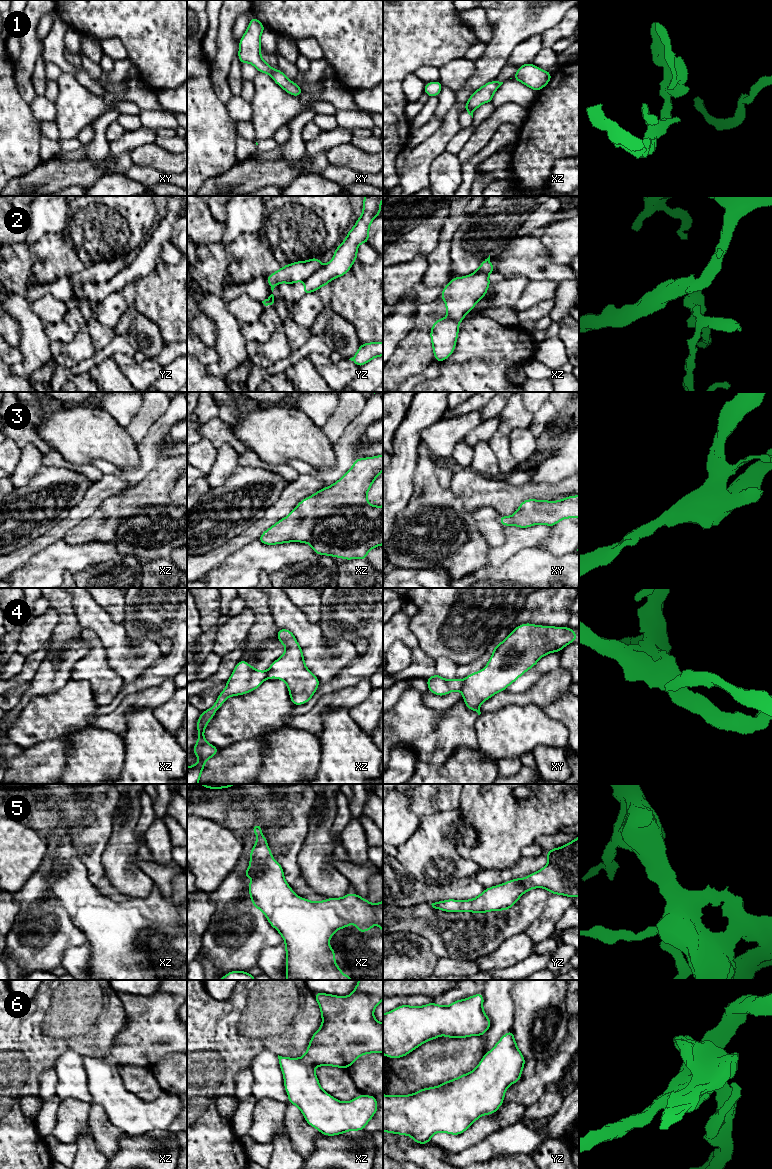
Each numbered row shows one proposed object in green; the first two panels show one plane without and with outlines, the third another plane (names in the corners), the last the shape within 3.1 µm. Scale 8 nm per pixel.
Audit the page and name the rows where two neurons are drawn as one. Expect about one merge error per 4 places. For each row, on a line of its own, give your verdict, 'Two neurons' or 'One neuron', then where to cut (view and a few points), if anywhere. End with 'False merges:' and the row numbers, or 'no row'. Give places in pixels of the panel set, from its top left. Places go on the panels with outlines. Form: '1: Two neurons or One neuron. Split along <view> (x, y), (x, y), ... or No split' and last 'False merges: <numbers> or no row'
1: One neuron. No split
2: Two neurons. Split along yz (322, 265), (305, 281)
3: One neuron. No split
4: Two neurons. Split along xy (462, 680), (462, 686), (459, 690)
5: One neuron. No split
6: One neuron. No split
False merges: 2, 4

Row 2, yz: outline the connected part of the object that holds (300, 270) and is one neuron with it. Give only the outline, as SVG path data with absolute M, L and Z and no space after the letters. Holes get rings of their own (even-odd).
M318 257L307 261L296 261L293 264L286 264L281 269L267 276L267 282L273 292L279 283L294 284L299 281L306 281L315 271L322 266Z

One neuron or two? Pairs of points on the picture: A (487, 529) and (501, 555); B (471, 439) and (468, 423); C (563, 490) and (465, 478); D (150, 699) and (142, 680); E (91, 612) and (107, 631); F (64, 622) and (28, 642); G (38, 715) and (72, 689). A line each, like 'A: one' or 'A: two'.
A: two
B: two
C: one
D: two
E: one
F: two
G: one

